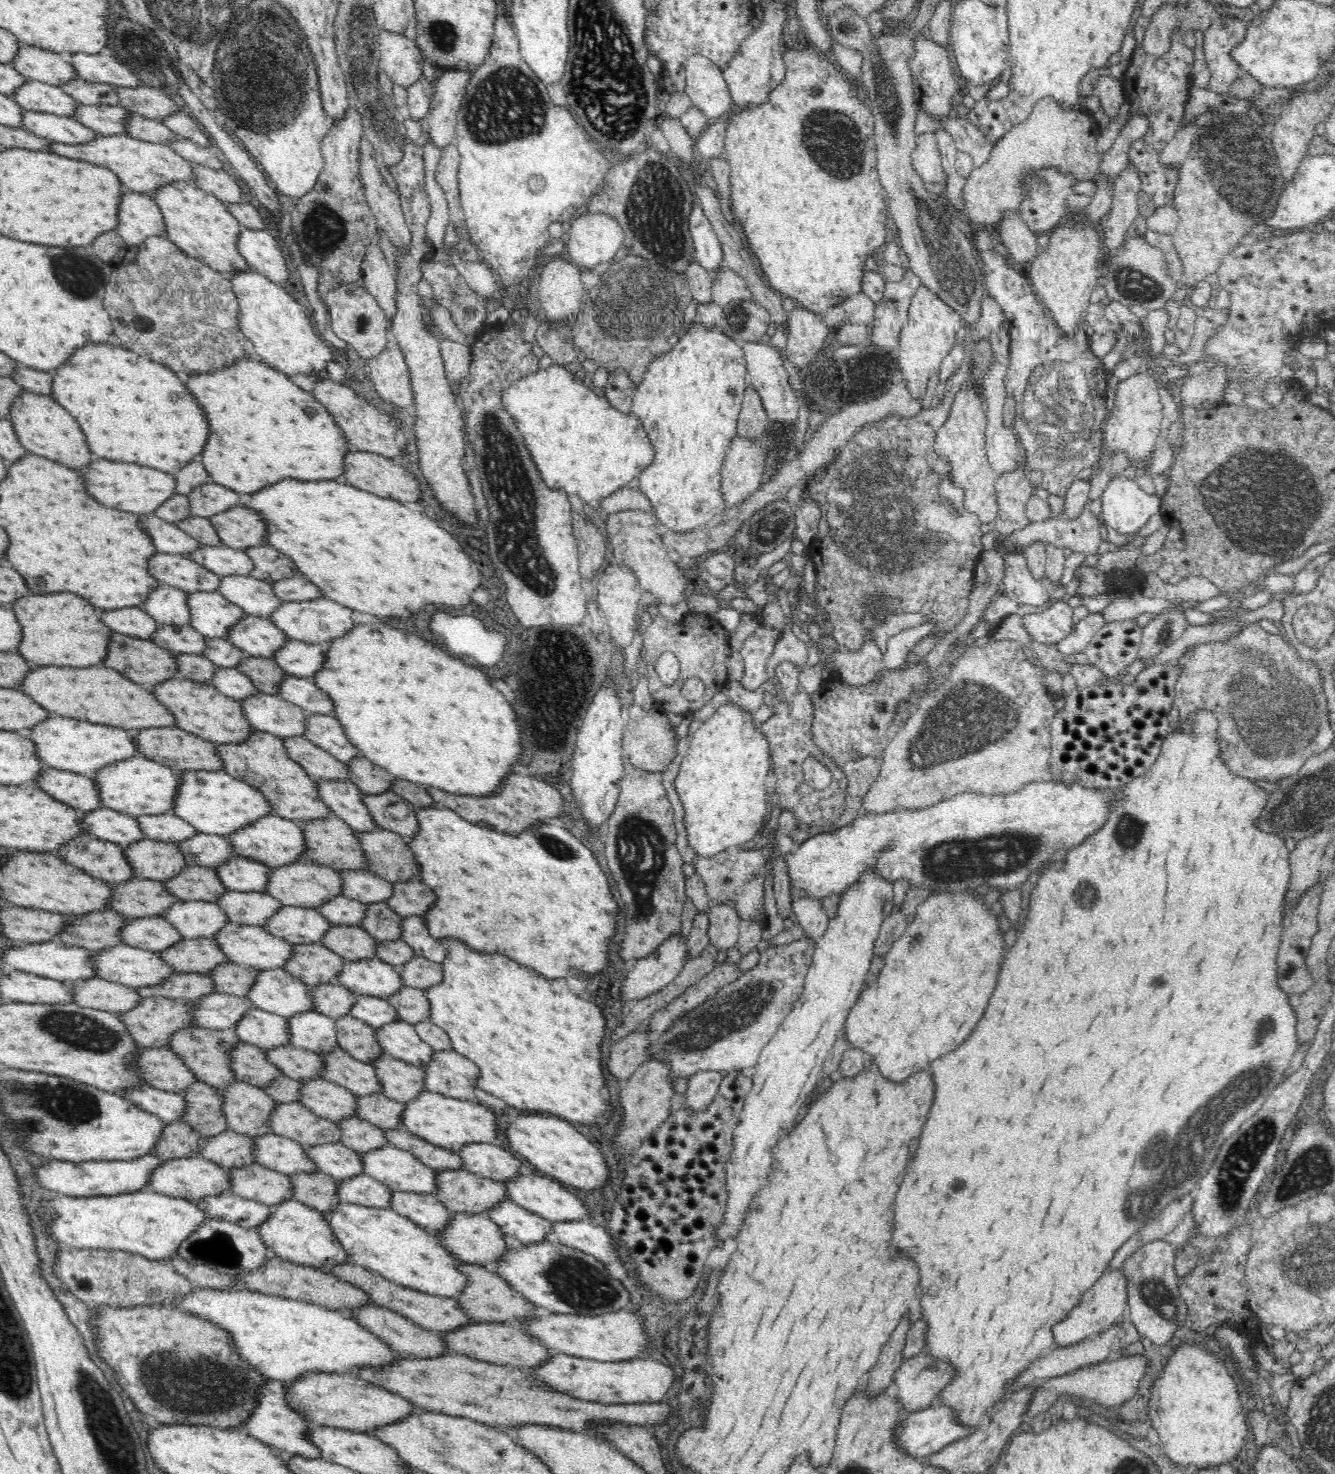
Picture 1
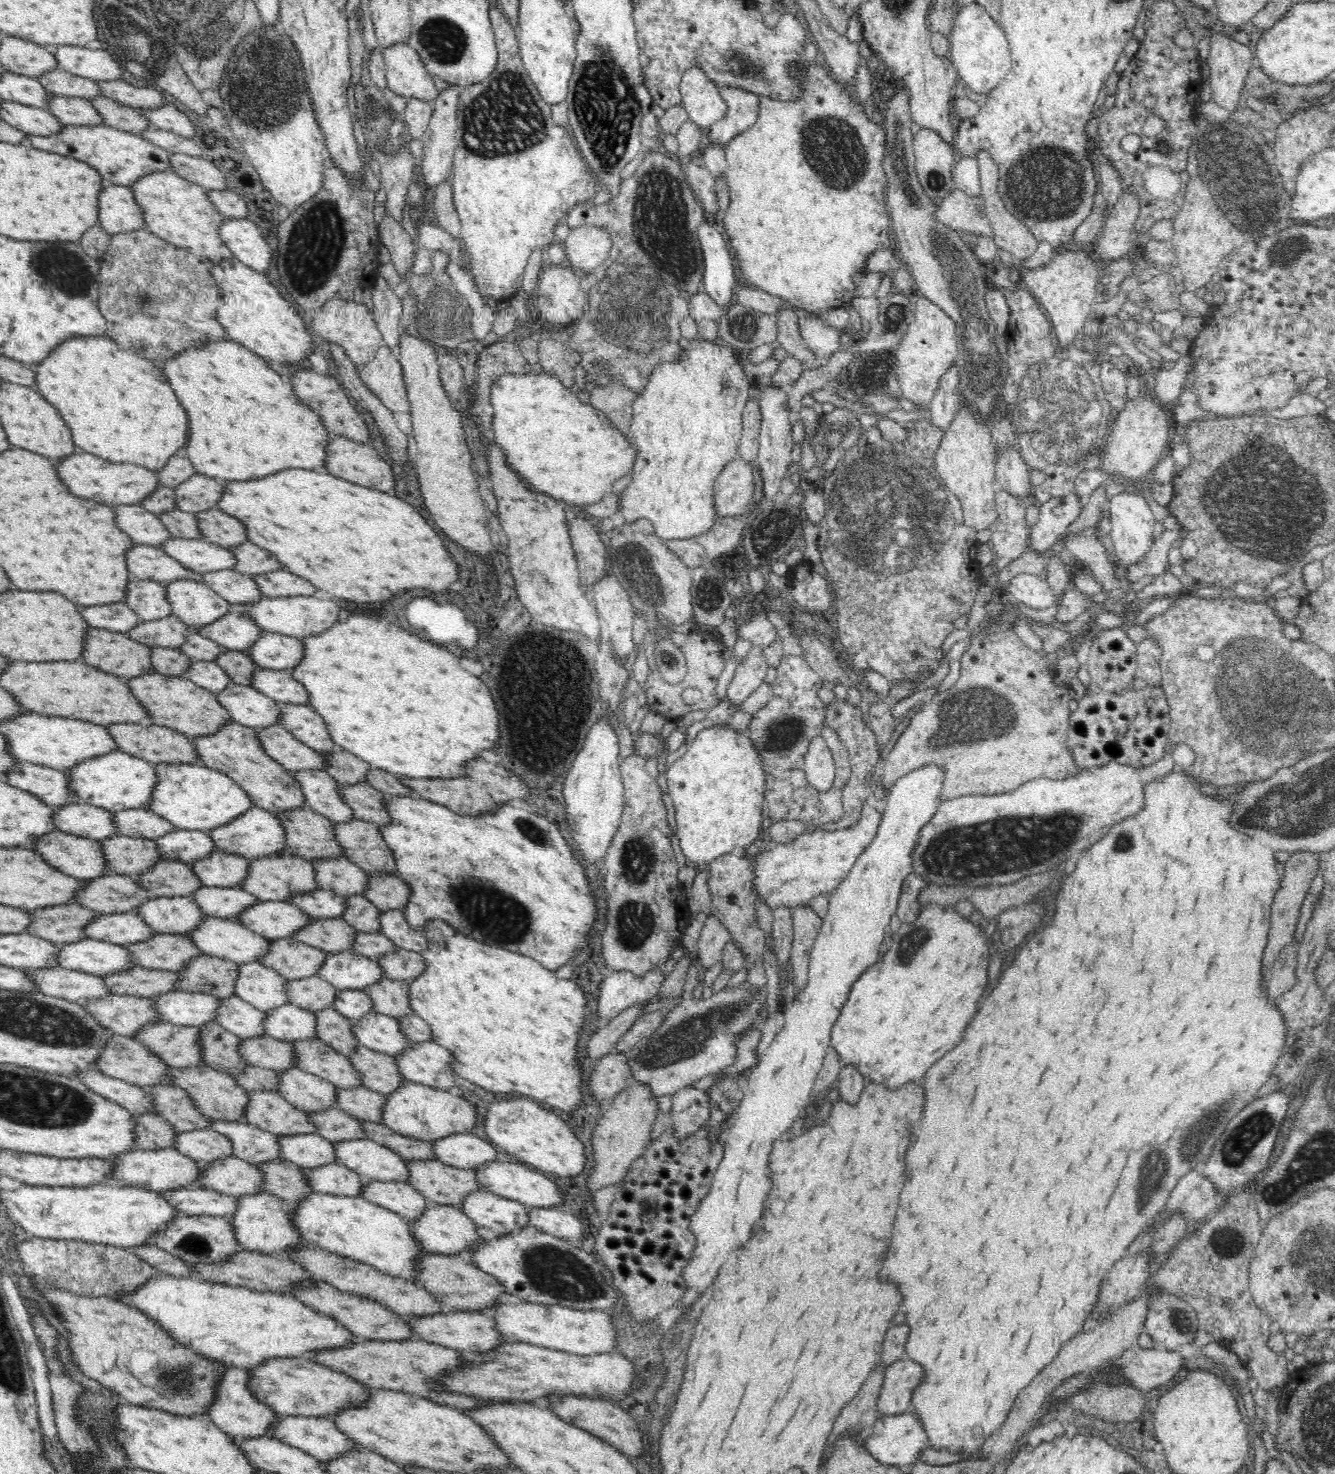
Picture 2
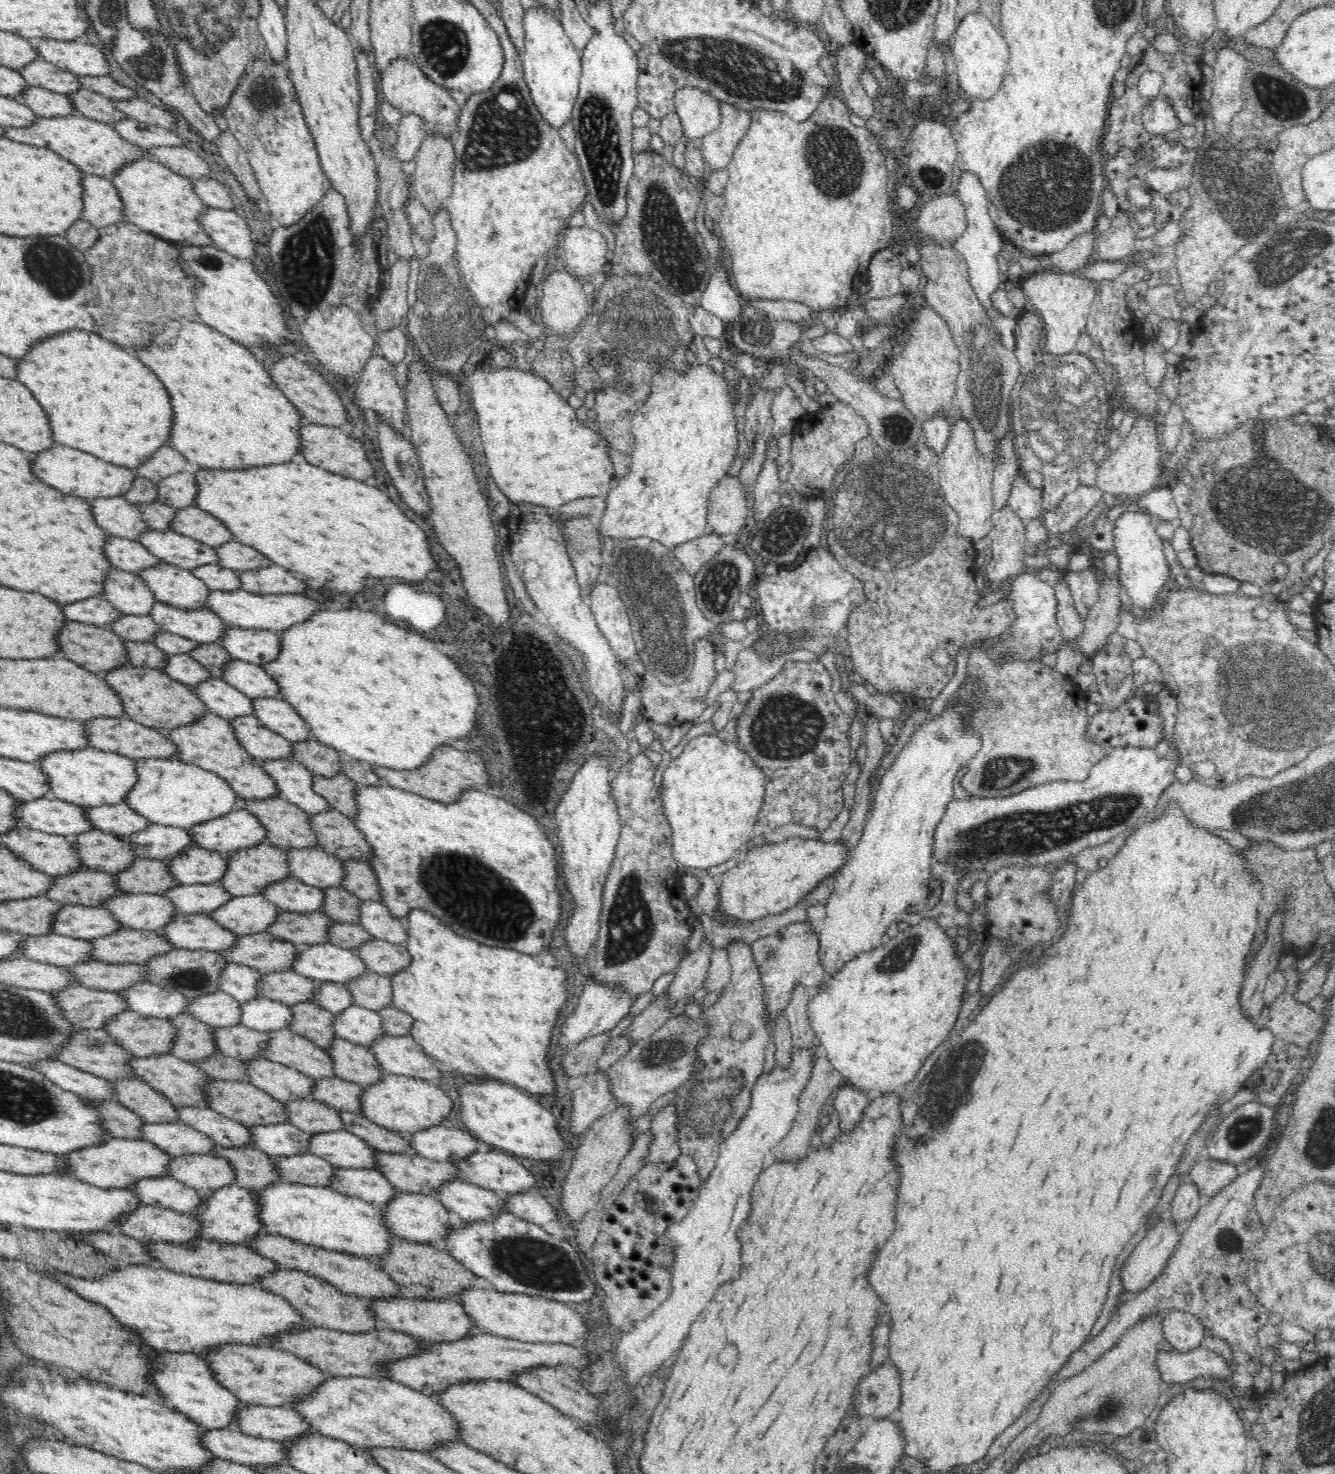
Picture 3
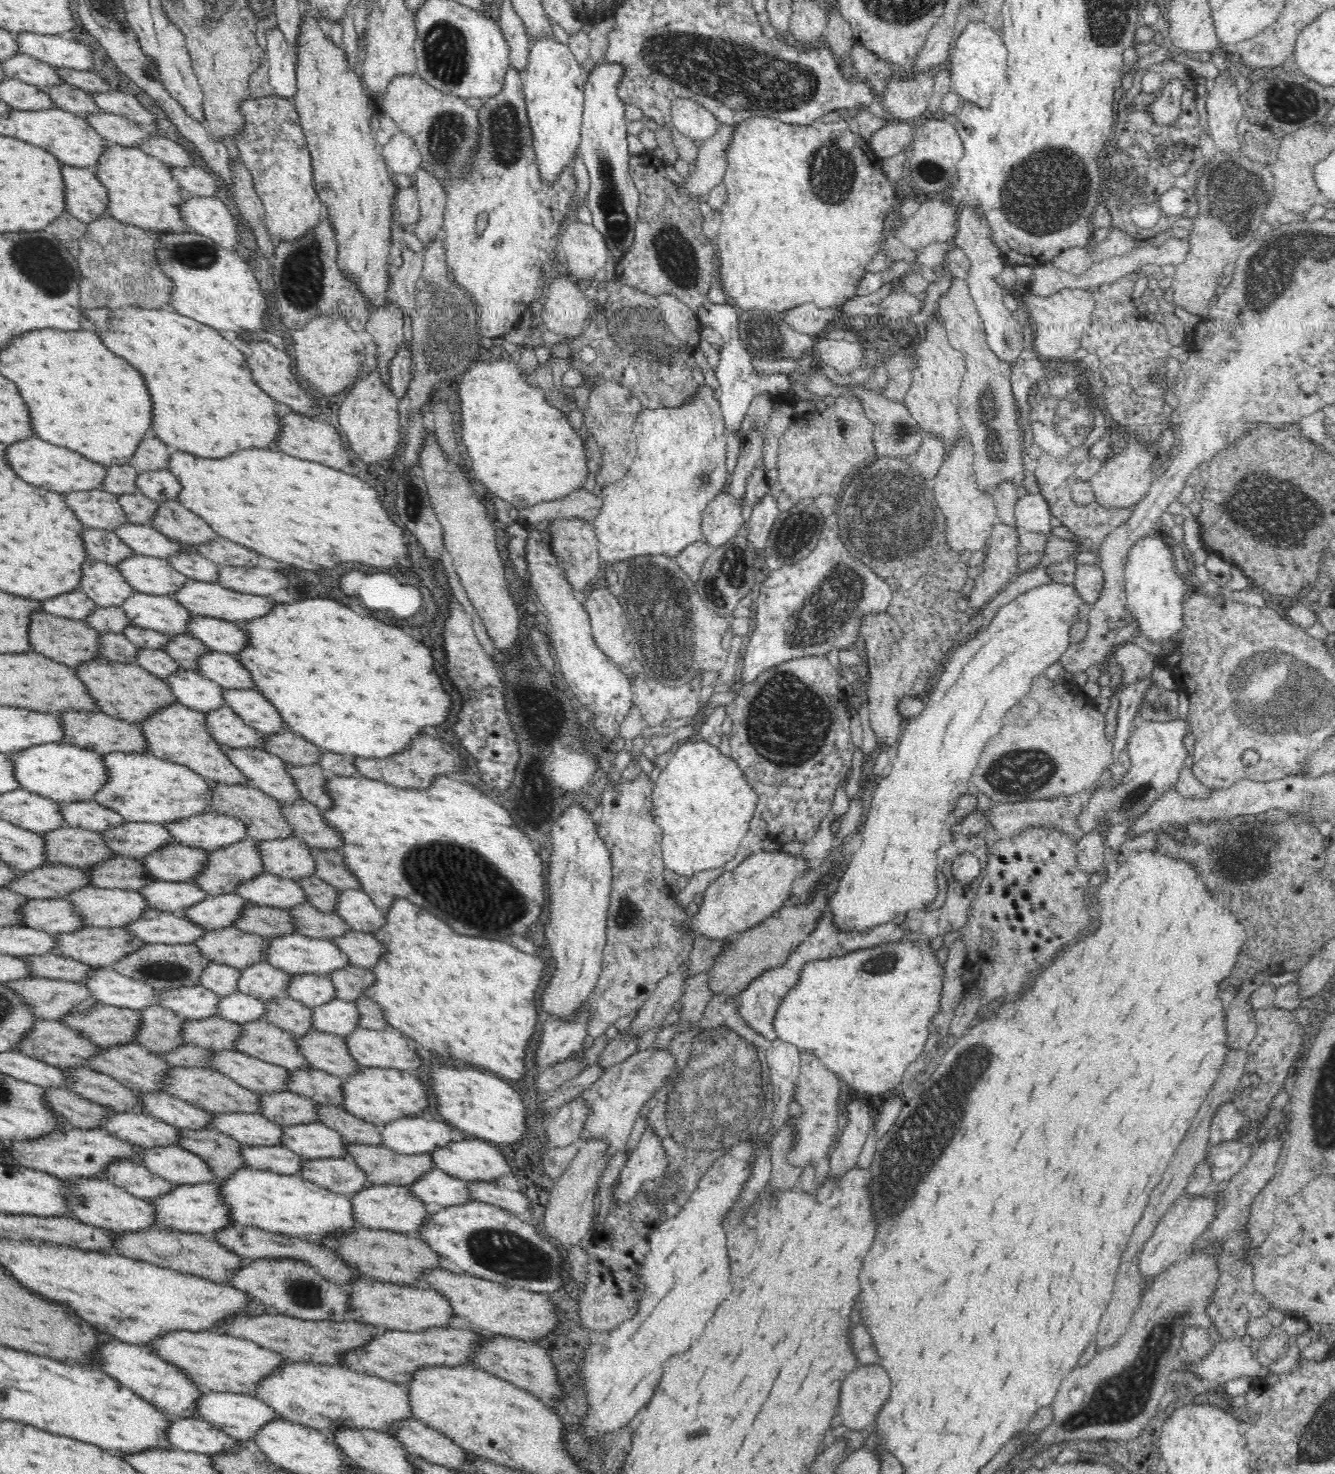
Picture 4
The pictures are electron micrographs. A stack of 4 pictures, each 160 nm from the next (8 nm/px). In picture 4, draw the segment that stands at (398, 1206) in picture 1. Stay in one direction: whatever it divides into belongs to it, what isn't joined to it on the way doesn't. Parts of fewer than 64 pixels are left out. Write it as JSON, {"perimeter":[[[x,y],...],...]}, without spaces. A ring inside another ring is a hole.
{"perimeter":[[[342,1158],[304,1159],[298,1175],[332,1192],[350,1195],[367,1186],[366,1174],[354,1162]]]}

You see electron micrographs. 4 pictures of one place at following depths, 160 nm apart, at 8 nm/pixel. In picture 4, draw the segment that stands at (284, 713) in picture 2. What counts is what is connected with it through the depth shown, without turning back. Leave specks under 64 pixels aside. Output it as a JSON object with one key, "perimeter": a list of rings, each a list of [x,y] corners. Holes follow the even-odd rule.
{"perimeter":[[[248,688],[222,690],[224,706],[230,707],[242,722],[263,734],[285,730],[284,721],[272,703],[262,693]]]}

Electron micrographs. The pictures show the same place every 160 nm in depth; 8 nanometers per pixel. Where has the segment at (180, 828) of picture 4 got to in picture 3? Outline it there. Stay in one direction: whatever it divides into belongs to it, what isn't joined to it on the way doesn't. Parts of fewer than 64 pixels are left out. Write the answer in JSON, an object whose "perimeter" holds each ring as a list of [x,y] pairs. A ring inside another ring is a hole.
{"perimeter":[[[246,809],[228,812],[218,818],[186,828],[196,847],[218,851],[226,855],[238,848],[260,844],[266,838],[266,829]]]}

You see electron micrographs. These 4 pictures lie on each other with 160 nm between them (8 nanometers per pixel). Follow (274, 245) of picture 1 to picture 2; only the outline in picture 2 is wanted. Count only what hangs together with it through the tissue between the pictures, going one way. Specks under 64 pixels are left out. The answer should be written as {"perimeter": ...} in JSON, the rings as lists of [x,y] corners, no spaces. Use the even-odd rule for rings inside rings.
{"perimeter":[[[224,218],[218,233],[235,260],[259,273],[270,268],[272,250],[256,224],[244,218]]]}

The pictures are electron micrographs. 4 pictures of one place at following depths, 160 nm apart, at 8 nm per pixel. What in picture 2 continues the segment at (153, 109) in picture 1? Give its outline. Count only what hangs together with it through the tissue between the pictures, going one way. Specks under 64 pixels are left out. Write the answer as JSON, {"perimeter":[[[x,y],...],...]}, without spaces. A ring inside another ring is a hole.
{"perimeter":[[[122,80],[96,81],[100,94],[115,100],[117,103],[135,109],[156,108],[164,103],[162,93],[154,86],[138,88]]]}

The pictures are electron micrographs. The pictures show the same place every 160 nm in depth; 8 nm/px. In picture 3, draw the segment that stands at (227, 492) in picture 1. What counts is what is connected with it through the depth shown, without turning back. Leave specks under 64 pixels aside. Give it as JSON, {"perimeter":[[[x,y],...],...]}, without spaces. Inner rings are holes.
{"perimeter":[[[184,471],[154,480],[156,502],[175,509],[193,506],[198,494],[198,485],[192,473]]]}

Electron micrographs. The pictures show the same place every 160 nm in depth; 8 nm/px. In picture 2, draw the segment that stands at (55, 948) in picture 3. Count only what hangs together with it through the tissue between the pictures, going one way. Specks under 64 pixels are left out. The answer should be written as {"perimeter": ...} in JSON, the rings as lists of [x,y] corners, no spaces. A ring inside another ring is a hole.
{"perimeter":[[[85,939],[58,944],[56,964],[62,968],[104,976],[135,966],[132,955],[123,948],[102,940]]]}

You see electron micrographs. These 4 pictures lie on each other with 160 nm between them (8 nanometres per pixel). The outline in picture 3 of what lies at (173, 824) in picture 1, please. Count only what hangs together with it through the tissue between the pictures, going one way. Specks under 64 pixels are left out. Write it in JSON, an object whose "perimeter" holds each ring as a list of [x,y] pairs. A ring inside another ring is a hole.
{"perimeter":[[[124,802],[84,807],[84,815],[88,817],[92,828],[121,837],[134,834],[151,823]]]}

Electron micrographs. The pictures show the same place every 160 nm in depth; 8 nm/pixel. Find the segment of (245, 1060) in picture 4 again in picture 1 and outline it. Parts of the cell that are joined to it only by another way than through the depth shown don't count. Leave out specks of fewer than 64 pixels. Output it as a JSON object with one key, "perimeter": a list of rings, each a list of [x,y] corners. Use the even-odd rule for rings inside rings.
{"perimeter":[[[321,1076],[300,1080],[298,1083],[300,1083],[298,1102],[316,1116],[336,1123],[356,1112],[356,1095],[343,1086],[334,1084]]]}

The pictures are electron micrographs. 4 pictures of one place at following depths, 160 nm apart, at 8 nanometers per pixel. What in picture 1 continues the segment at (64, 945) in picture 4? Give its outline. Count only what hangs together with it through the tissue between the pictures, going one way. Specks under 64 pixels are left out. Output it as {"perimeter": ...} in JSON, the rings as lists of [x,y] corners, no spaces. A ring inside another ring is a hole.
{"perimeter":[[[207,937],[182,938],[180,942],[168,949],[156,952],[156,955],[178,973],[200,972],[206,975],[214,966],[229,962],[228,957],[217,946],[215,940]]]}

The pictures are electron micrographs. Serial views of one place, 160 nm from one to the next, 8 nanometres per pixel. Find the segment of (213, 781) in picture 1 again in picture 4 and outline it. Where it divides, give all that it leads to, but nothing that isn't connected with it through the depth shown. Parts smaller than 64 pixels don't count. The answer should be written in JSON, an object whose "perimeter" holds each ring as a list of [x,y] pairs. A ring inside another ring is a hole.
{"perimeter":[[[108,752],[108,754],[100,755],[100,757],[102,757],[104,767],[106,767],[106,782],[98,792],[94,792],[92,802],[96,801],[106,809],[118,813],[125,821],[162,824],[210,811],[208,810],[210,782],[184,765],[156,758],[148,752]]]}

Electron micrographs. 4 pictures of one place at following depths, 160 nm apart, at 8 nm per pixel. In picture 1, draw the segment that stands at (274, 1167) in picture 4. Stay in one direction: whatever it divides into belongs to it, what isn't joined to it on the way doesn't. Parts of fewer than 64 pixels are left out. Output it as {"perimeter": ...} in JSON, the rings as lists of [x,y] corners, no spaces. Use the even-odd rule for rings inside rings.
{"perimeter":[[[362,1172],[336,1180],[336,1193],[340,1202],[369,1206],[370,1208],[390,1207],[390,1188]]]}

